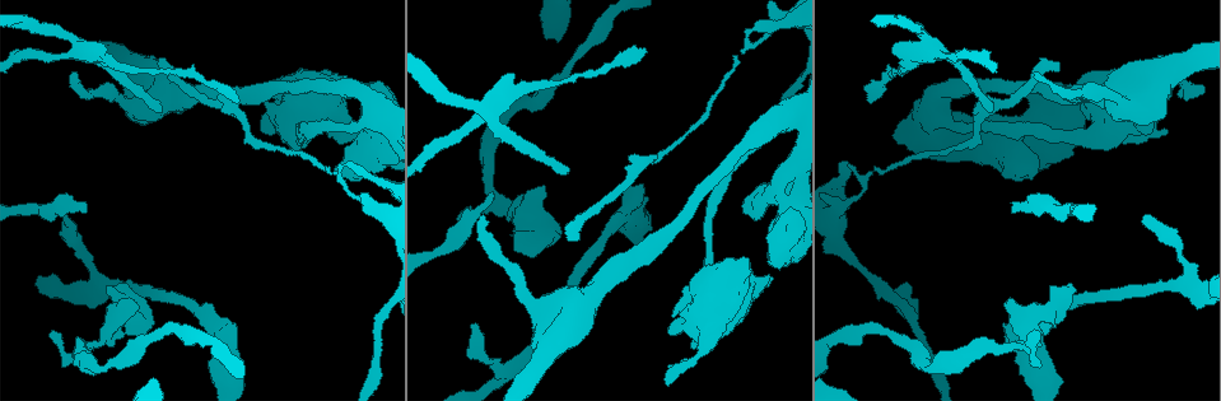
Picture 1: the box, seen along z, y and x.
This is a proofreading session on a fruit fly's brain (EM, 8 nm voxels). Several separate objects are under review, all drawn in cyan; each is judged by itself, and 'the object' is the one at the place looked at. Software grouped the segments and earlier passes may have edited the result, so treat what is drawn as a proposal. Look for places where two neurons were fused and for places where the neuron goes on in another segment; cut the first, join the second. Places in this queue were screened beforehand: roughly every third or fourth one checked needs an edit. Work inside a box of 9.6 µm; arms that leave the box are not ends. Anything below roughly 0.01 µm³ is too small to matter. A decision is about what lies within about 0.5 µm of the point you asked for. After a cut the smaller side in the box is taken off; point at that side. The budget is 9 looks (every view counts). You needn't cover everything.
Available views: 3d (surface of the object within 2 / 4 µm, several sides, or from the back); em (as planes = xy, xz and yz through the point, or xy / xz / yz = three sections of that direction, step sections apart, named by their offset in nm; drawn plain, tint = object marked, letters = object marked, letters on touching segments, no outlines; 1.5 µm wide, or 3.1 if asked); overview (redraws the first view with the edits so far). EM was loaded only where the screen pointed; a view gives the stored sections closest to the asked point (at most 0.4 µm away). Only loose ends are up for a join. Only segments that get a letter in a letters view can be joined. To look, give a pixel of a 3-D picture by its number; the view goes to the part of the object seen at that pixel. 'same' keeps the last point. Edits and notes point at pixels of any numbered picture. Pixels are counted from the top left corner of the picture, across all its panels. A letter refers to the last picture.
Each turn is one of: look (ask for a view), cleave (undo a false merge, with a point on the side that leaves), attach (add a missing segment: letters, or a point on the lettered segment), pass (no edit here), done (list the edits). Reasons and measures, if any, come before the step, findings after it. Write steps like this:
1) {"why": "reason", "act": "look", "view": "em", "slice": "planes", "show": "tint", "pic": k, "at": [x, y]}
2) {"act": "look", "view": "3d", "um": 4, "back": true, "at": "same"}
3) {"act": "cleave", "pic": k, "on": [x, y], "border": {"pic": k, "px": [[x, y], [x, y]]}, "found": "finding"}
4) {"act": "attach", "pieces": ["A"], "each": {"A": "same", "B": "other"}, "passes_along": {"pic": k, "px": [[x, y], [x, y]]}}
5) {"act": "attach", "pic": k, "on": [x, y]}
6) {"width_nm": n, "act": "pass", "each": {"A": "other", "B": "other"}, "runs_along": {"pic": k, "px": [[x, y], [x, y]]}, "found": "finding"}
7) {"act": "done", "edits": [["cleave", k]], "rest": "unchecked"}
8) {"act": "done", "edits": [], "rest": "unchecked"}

{"why": "thin neck", "act": "look", "view": "3d", "um": 2, "pic": 1, "at": [580, 77]}

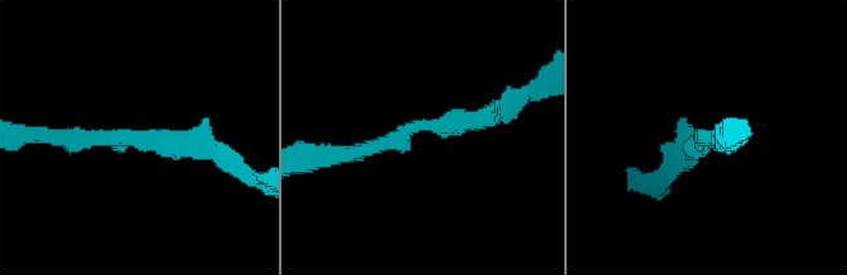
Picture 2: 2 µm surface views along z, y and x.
{"act": "look", "view": "em", "slice": "planes", "show": "letters", "pic": 2, "at": [144, 137]}

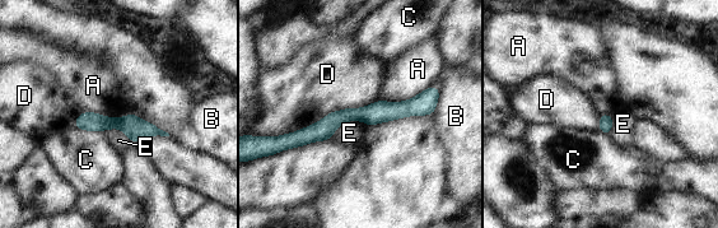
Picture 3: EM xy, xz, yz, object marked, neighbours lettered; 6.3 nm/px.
{"act": "pass", "each": {"A": "other", "B": "other", "C": "other", "D": "other", "E": "other"}, "found": "one neuron here"}

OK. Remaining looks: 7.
{"why": "an open end", "act": "look", "view": "em", "slice": "planes", "show": "letters", "pic": 1, "at": [989, 111]}

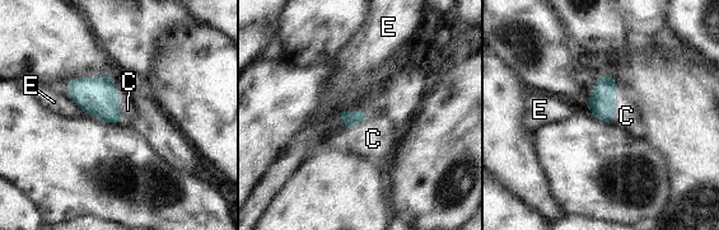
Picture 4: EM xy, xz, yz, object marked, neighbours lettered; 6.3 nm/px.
{"longest_contact_nm": ["C", 240], "act": "attach", "pieces": ["C"], "each": {"C": "same", "E": "other"}, "passes_along": {"pic": 4, "px": [[602, 95], [612, 104], [626, 116]]}, "found": "it goes on there"}

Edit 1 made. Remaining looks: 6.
{"why": "redraw", "act": "look", "view": "overview"}

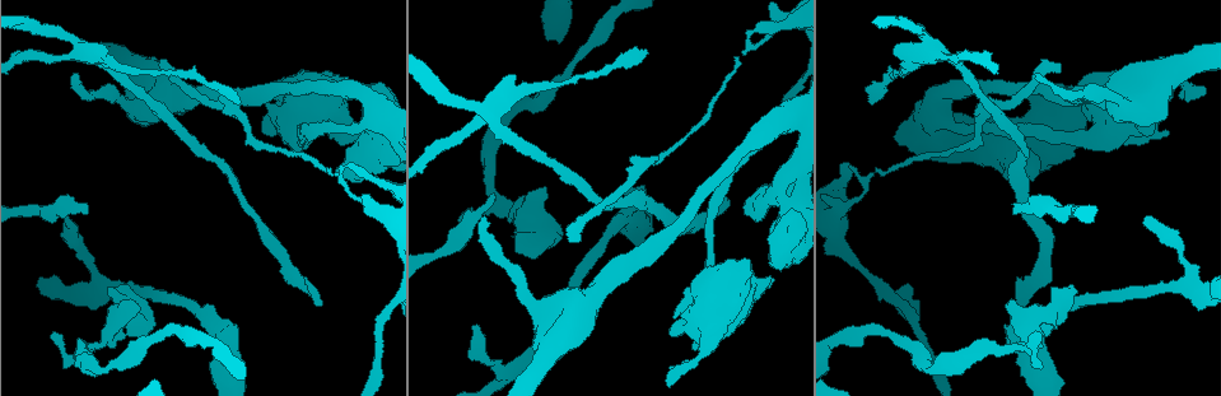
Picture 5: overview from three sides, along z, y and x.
{"why": "free end", "act": "look", "view": "em", "slice": "xz", "step": 8, "show": "letters", "pic": 5, "at": [648, 54]}

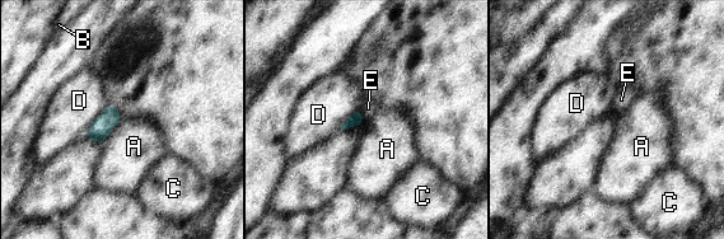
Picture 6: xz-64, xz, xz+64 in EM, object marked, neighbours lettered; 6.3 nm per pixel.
{"why": "another direction", "act": "look", "view": "em", "slice": "planes", "show": "letters", "at": "same"}

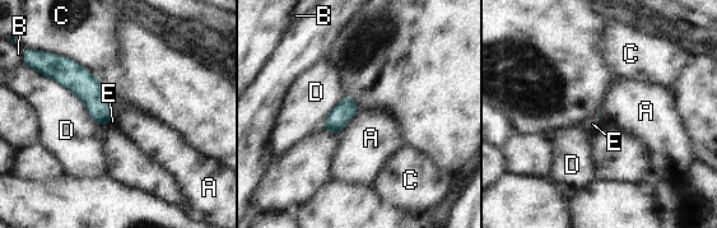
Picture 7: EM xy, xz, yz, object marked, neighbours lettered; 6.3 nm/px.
{"longest_contact_nm": ["D", 550], "act": "pass", "each": {"A": "other", "B": "other", "C": "other", "D": "other", "E": "other"}, "border": {"pic": 7, "px": [[359, 110], [338, 133]]}, "found": "no lettered segment goes on from it"}

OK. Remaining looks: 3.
{"why": "sharp bend", "act": "look", "view": "3d", "um": 4, "pic": 5, "at": [840, 205]}

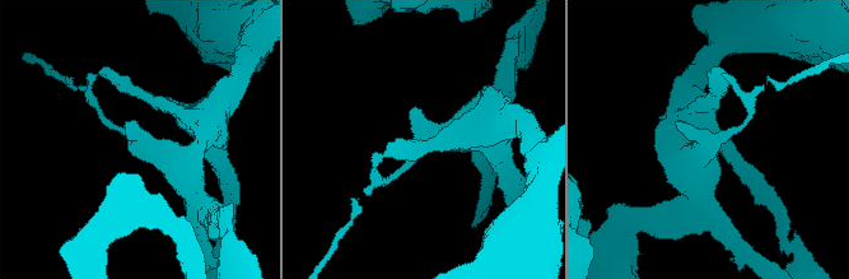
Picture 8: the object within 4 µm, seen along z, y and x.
{"act": "look", "view": "em", "slice": "planes", "show": "plain", "pic": 8, "at": [141, 142]}

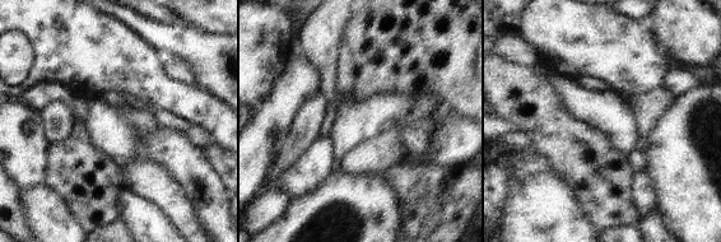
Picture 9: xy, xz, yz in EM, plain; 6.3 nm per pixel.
{"why": "what lies round it", "act": "look", "view": "em", "slice": "planes", "show": "letters", "at": "same"}

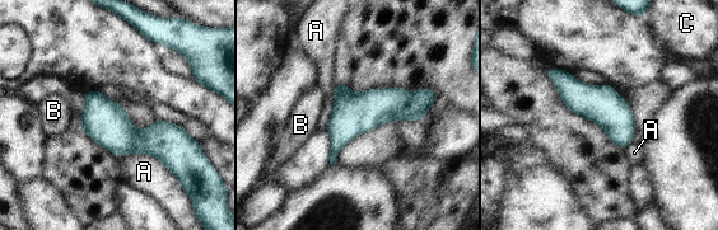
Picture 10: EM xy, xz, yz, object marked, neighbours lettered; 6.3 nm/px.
{"act": "cleave", "pic": 10, "on": [332, 158], "each": {"A": "other", "B": "other", "C": "other"}, "border": {"pic": 10, "px": [[331, 150], [337, 153]]}, "found": "a second neuron is stuck on"}

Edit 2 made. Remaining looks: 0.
{"act": "done", "edits": [["attach", 4], ["cleave", 10]], "rest": "unchecked"}

